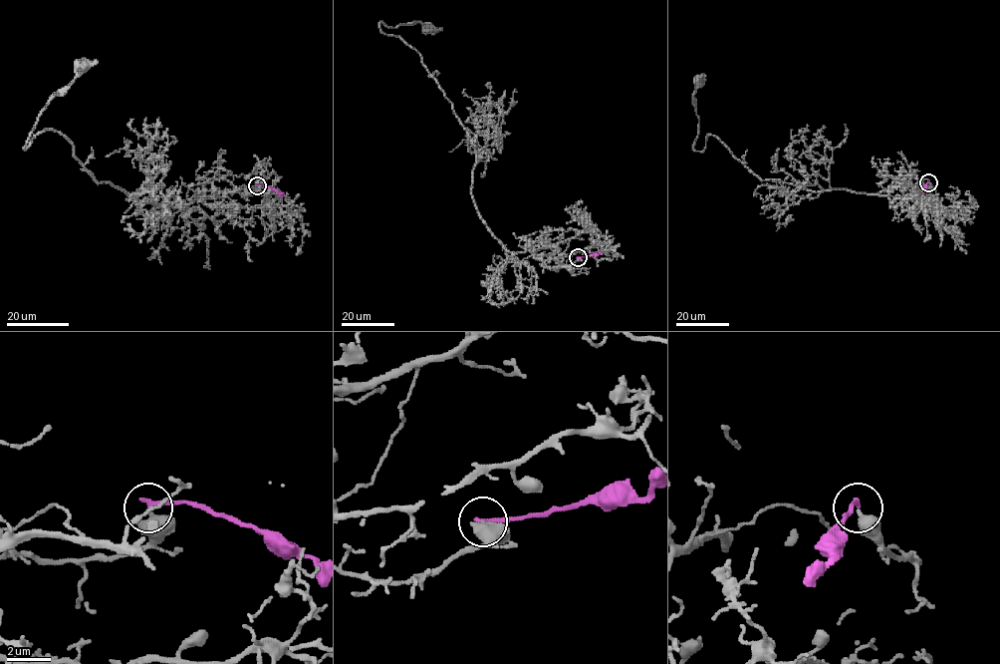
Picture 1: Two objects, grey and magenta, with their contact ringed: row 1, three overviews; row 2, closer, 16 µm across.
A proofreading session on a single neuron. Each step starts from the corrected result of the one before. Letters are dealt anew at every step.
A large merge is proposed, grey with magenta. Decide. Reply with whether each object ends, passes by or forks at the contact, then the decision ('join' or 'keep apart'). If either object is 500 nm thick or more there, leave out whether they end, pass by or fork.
grey ends; magenta ends; keep apart

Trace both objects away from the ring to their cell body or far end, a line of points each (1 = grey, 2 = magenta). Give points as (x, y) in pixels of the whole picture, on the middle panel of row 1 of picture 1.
1: (578, 258), (569, 265), (509, 252), (480, 216), (472, 194), (474, 144), (421, 56), (379, 25), (429, 27)
2: (578, 258), (597, 255), (600, 251)

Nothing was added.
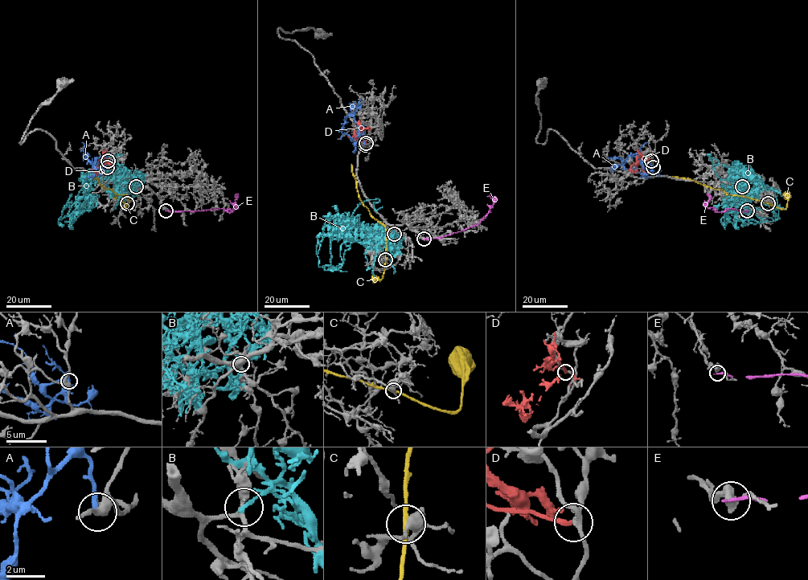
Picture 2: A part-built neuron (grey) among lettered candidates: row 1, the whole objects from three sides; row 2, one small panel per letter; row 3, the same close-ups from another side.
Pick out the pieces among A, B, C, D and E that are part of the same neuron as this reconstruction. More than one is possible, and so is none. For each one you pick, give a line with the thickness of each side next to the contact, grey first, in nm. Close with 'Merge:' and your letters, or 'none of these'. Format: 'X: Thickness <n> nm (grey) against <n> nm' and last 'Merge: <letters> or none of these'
A: Thickness 320 nm (grey) against 240 nm
Merge: A

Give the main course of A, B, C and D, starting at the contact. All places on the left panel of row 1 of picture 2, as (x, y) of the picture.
A: (107, 167), (100, 174), (86, 156), (83, 142)
B: (136, 186), (122, 191), (101, 168), (71, 206), (65, 216), (71, 222), (79, 205), (73, 210)
C: (127, 203), (128, 196), (117, 195), (112, 189), (103, 187), (93, 176)
D: (108, 161), (107, 157), (105, 163), (96, 173), (90, 169)

